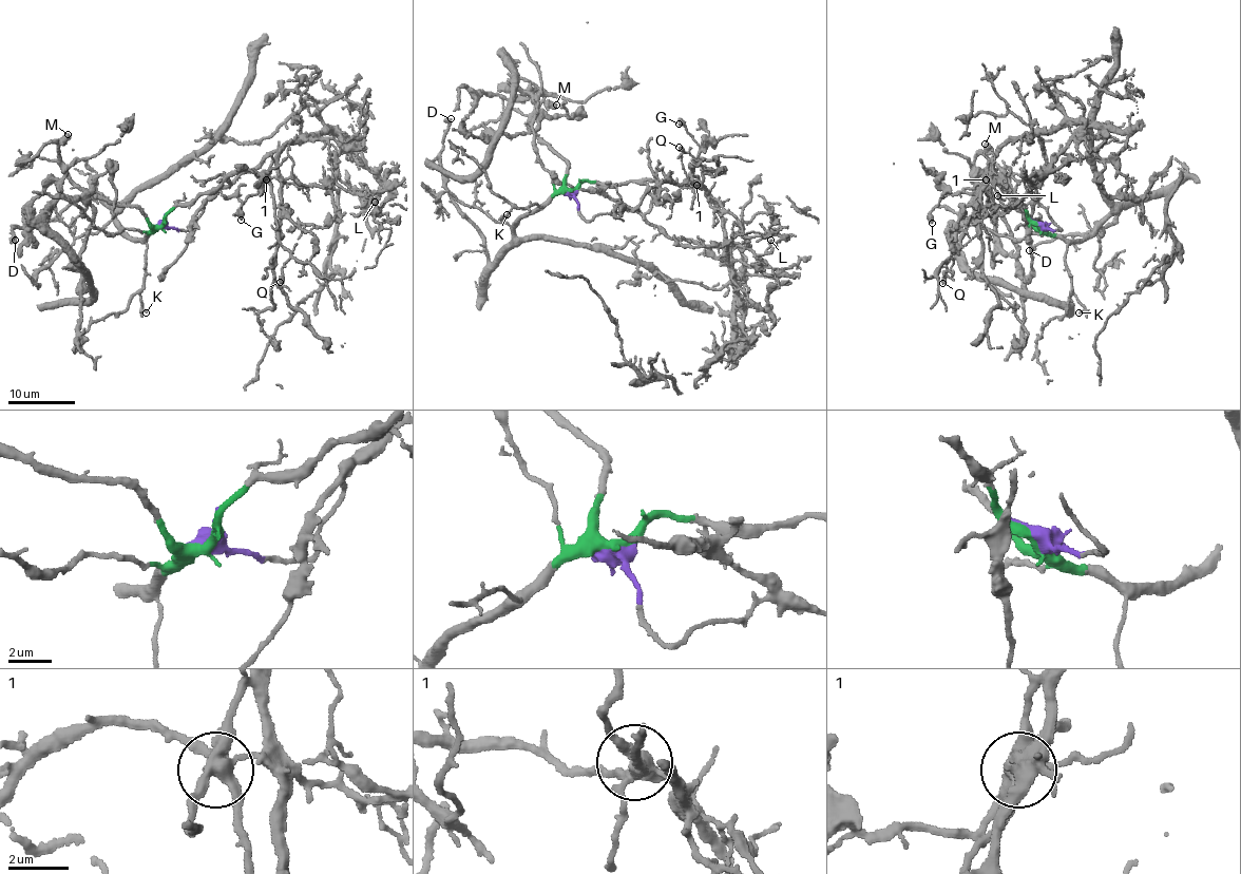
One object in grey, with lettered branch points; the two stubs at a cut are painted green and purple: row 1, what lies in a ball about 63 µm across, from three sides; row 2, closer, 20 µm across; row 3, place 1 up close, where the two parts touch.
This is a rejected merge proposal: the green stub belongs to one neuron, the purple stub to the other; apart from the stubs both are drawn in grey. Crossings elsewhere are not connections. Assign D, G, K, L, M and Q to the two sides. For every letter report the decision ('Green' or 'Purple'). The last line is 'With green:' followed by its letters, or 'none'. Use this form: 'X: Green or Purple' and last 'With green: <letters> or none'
D: Green
G: Purple
K: Green
L: Purple
M: Green
Q: Green
With green: D, K, M, Q

